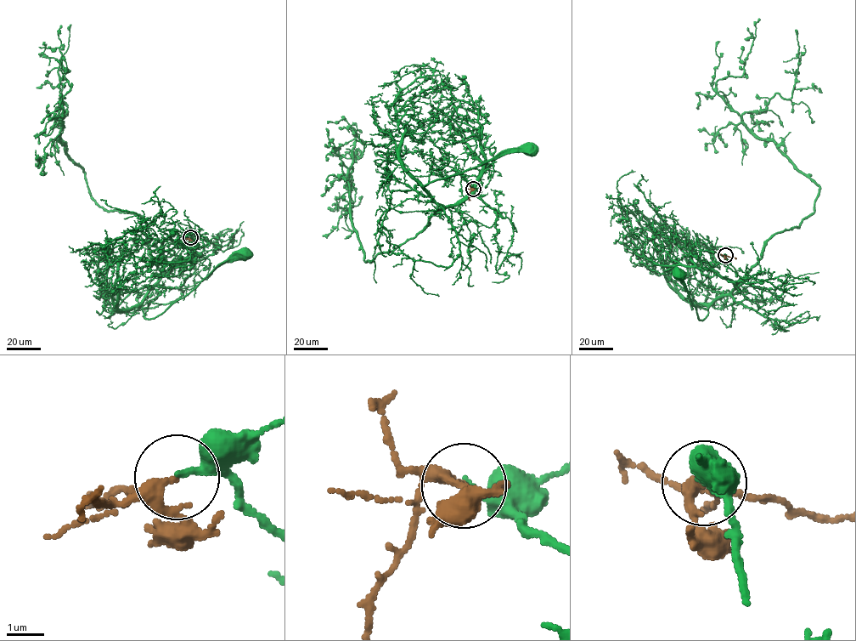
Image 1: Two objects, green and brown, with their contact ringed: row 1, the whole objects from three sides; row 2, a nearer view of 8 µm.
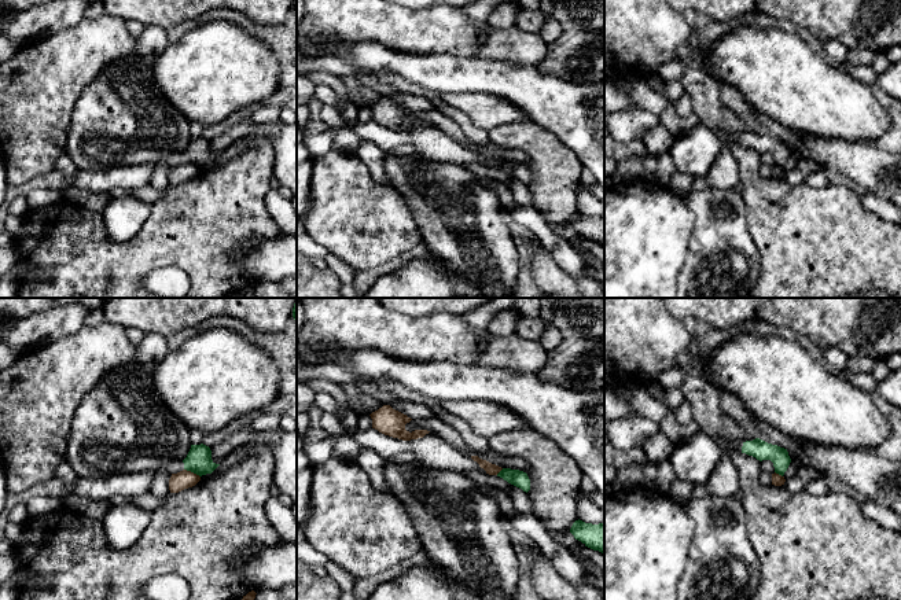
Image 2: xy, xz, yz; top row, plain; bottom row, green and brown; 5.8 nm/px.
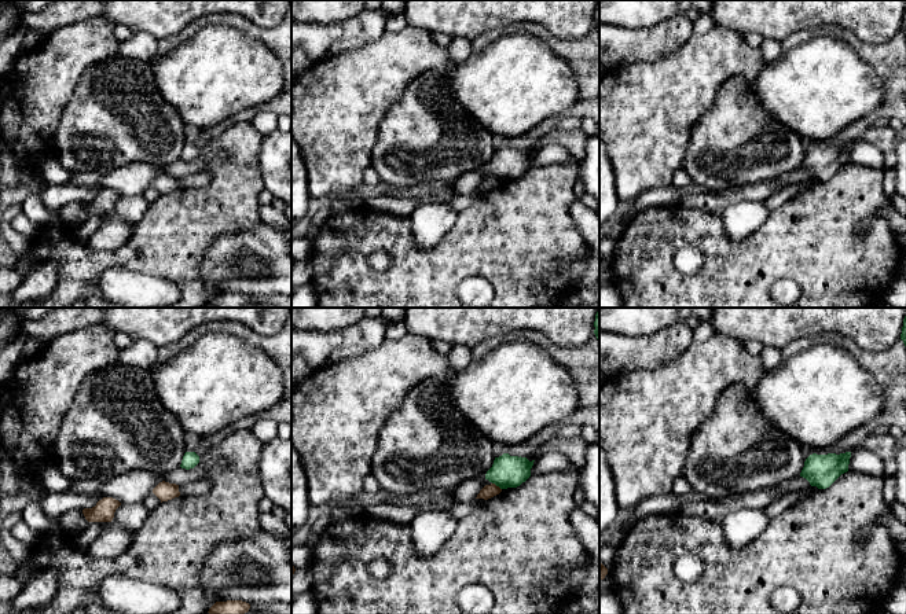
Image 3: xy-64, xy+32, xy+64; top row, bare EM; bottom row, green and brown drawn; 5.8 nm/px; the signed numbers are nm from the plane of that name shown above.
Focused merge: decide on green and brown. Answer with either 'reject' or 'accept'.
reject

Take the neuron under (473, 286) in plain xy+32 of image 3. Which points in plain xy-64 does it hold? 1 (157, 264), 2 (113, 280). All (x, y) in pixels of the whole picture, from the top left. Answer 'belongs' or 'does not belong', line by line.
1: does not belong
2: belongs

